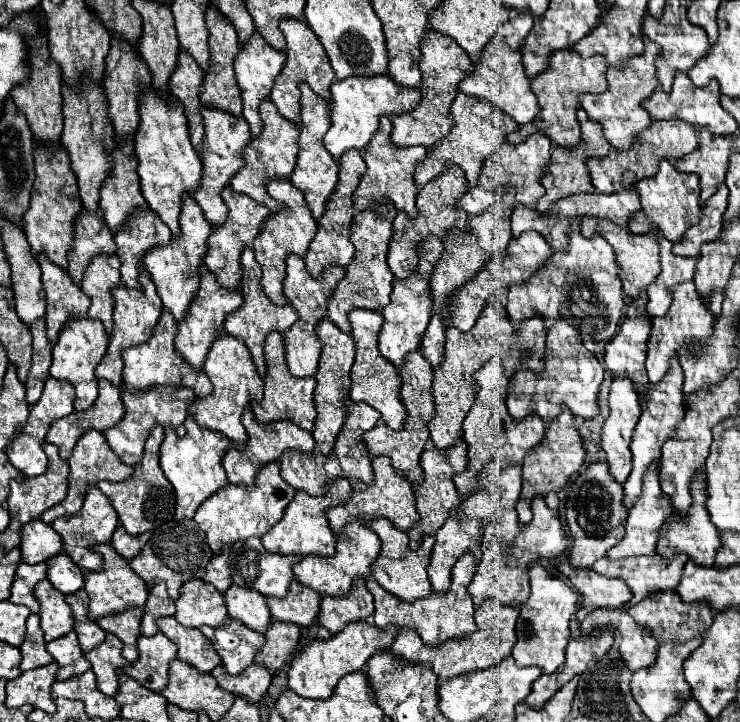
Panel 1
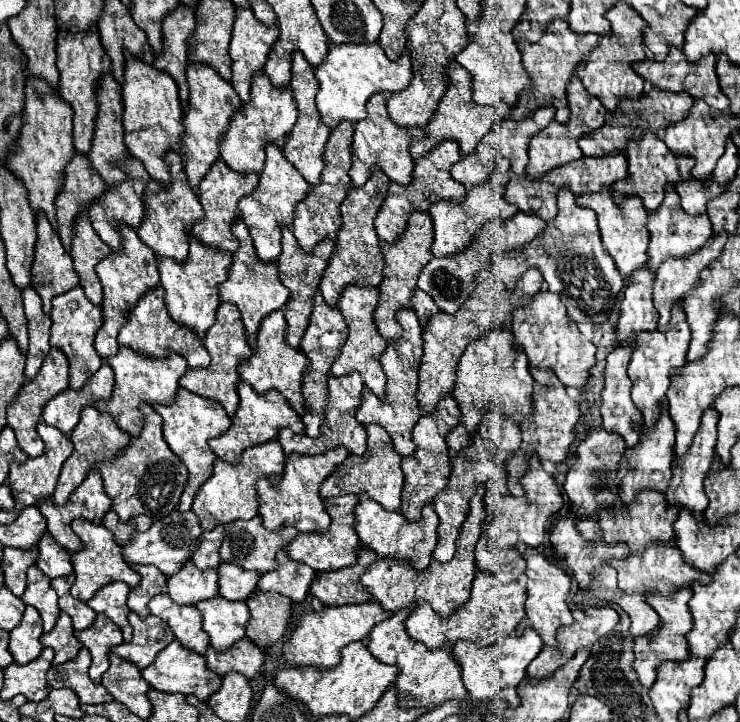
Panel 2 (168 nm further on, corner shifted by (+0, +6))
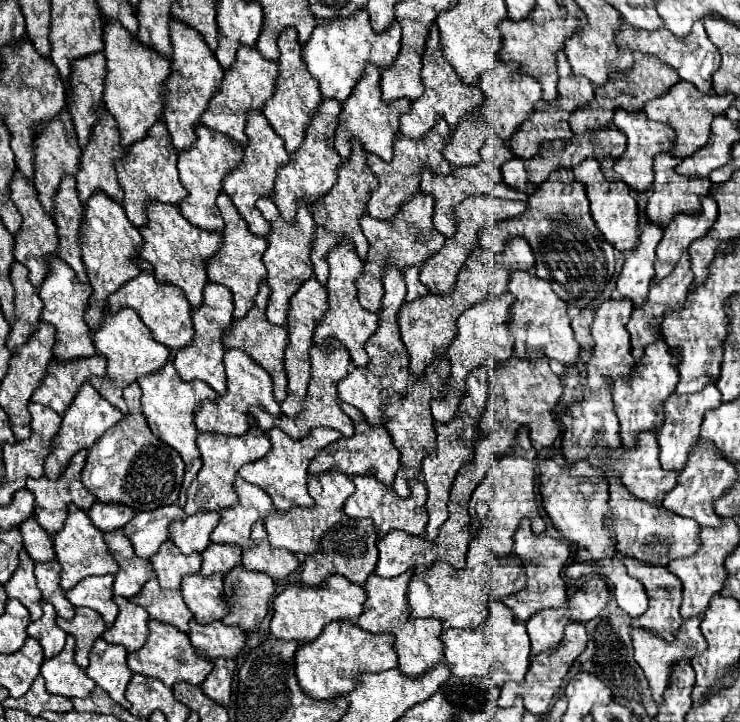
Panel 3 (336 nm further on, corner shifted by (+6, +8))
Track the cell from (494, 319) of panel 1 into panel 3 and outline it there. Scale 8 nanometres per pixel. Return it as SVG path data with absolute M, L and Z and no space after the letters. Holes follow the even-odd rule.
M523 238L509 240L505 250L499 254L493 254L493 252L481 250L481 248L473 248L463 270L457 276L457 282L455 282L455 288L451 294L445 294L445 296L427 294L413 302L403 302L403 306L399 308L399 314L397 314L397 322L399 322L401 340L411 356L409 372L415 378L419 378L423 374L423 370L427 368L429 360L433 360L441 348L447 348L451 344L451 340L455 338L455 332L457 332L455 322L457 322L459 314L463 314L467 308L475 306L479 300L485 300L489 294L503 294L507 290L505 286L509 284L511 270L529 270L533 266L535 266L533 252Z

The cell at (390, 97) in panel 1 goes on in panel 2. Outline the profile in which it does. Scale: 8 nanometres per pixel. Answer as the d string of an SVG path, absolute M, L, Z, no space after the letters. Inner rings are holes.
M341 44L341 46L329 46L329 54L325 62L315 68L315 78L319 82L317 92L317 110L323 118L323 122L333 130L333 126L339 126L339 122L359 122L367 118L365 104L367 100L377 92L395 94L409 86L411 82L411 62L407 56L401 56L397 62L391 62L385 52L379 48L379 44Z

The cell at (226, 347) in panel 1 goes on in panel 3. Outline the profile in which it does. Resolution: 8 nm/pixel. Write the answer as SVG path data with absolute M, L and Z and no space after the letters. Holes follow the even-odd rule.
M207 282L205 292L203 292L201 308L191 310L195 338L191 340L191 344L187 348L177 350L177 356L173 360L177 372L183 380L189 380L189 382L191 380L203 380L217 394L225 394L225 370L223 370L223 342L221 342L221 336L233 320L231 314L233 314L233 298L231 298L229 288L225 288L223 284Z

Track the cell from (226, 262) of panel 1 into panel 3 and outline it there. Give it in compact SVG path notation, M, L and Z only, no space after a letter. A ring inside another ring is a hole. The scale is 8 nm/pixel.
M203 124L195 126L195 136L197 136L195 144L189 150L179 152L177 168L179 168L181 184L187 190L187 198L181 200L179 210L193 226L197 226L201 230L209 230L209 232L219 232L223 228L223 218L219 216L215 198L223 190L223 176L241 162L243 148L237 142L233 142L231 138L227 138L219 132L213 132L211 128L205 128Z

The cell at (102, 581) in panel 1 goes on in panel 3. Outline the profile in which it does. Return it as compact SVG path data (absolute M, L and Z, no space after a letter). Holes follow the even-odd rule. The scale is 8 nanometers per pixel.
M71 508L63 530L53 534L53 550L55 550L55 558L61 564L59 586L63 590L71 590L79 580L83 580L87 576L93 576L93 574L115 574L117 572L117 562L113 560L113 556L109 554L109 550L107 550L107 546L103 542L103 532L97 530L91 524L87 512L79 510L79 508Z

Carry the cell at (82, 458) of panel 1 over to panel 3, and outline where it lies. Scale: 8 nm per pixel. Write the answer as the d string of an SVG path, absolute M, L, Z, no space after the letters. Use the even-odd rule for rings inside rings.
M85 382L77 396L73 398L73 404L65 410L63 414L63 424L57 432L57 436L53 438L53 450L49 452L49 456L45 458L45 476L55 480L61 476L61 472L65 470L65 466L69 464L69 460L73 458L73 454L81 448L91 448L95 444L95 440L105 432L109 430L111 426L115 426L119 420L121 420L121 410L113 408L89 382Z

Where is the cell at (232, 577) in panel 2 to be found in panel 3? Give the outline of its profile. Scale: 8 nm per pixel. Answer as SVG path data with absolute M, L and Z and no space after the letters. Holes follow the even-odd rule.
M209 544L205 552L201 552L203 564L201 564L201 574L211 576L211 574L225 574L233 566L241 564L241 548L235 544Z

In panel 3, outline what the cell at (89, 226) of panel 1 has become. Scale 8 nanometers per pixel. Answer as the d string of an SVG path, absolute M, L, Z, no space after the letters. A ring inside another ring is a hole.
M61 110L61 116L55 116L45 128L41 128L41 136L37 136L37 142L33 142L33 148L37 148L37 172L35 172L35 188L39 192L39 200L43 208L53 216L53 196L57 194L59 182L63 174L77 174L77 164L81 156L81 148L77 144L77 136L71 124L71 116L67 110Z

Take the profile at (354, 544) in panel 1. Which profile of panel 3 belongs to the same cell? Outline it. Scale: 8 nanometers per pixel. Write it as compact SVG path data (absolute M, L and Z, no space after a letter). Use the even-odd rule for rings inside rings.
M329 470L329 472L321 472L317 476L307 476L307 488L309 488L309 496L315 500L315 504L311 508L291 508L289 512L279 512L273 510L273 516L269 516L269 520L265 520L265 528L269 534L269 542L275 548L285 548L293 554L313 554L321 550L321 536L333 528L333 524L337 524L343 516L343 504L345 500L355 492L355 486L351 482L349 476L341 474L339 470Z

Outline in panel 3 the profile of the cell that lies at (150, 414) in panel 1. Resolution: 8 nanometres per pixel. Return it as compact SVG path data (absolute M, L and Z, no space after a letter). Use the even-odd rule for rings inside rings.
M121 308L117 312L105 310L101 326L97 330L93 330L93 344L95 344L97 352L107 358L107 372L105 372L105 378L93 376L93 378L89 378L89 382L95 386L95 390L105 400L109 400L123 414L129 414L127 404L123 400L123 388L127 384L135 382L139 376L159 370L169 358L169 348L151 336L149 328L141 322L141 318L137 316L137 312L133 308L131 310Z

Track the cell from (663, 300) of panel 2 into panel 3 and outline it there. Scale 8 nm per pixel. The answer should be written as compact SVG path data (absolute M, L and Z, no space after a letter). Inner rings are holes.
M711 194L701 196L701 212L697 216L677 216L669 228L665 228L665 236L657 246L657 260L655 260L655 280L665 278L681 258L681 252L695 242L697 238L705 236L709 228L717 220L717 202Z

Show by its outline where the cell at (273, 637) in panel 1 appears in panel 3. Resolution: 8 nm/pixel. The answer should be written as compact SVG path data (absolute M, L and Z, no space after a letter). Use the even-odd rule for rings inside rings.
M237 566L223 576L223 588L229 604L229 614L223 622L235 624L245 632L255 630L275 596L275 582L263 572L249 572L243 566Z

